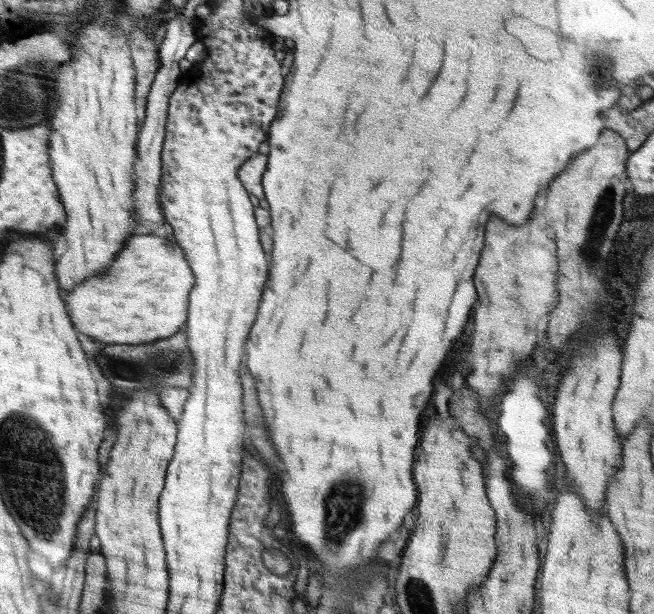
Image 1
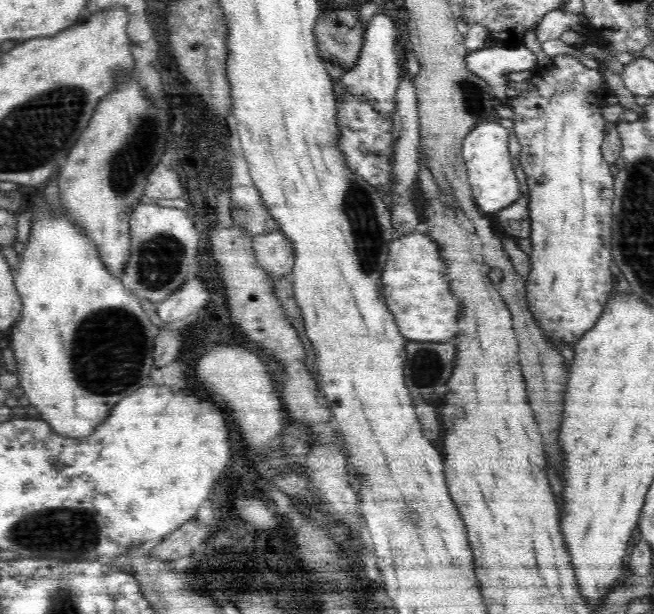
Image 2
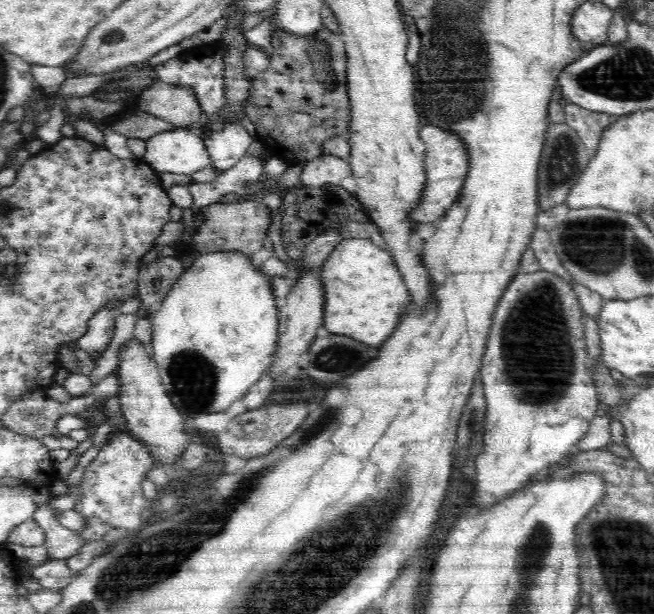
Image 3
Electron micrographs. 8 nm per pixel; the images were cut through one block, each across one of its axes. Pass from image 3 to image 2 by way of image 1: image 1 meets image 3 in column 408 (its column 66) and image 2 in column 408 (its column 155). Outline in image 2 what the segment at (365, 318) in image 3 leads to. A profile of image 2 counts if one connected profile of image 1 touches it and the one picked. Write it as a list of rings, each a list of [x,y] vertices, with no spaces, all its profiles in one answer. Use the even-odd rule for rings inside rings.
[[[421,231],[396,238],[398,240],[390,242],[390,258],[382,271],[381,283],[383,300],[396,318],[400,334],[414,342],[440,343],[452,338],[458,330],[456,322],[460,316],[460,304],[444,280],[439,248]]]

